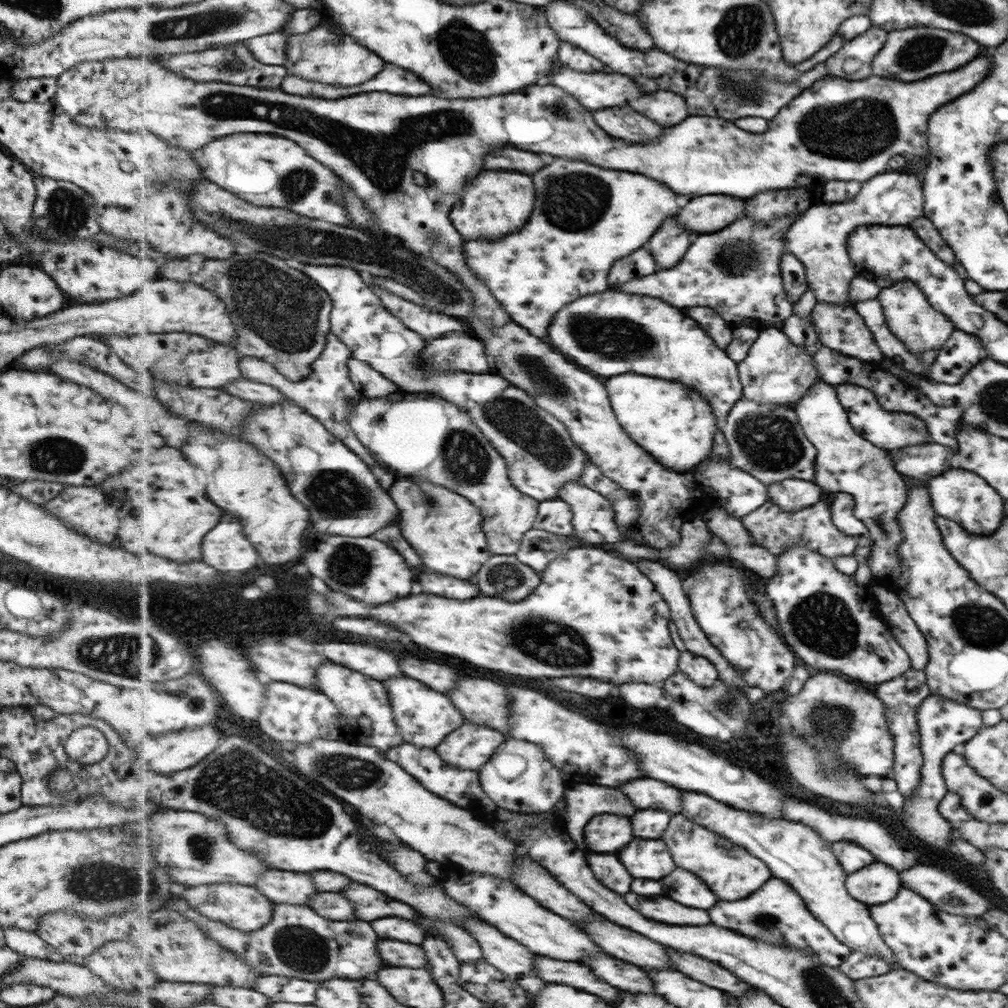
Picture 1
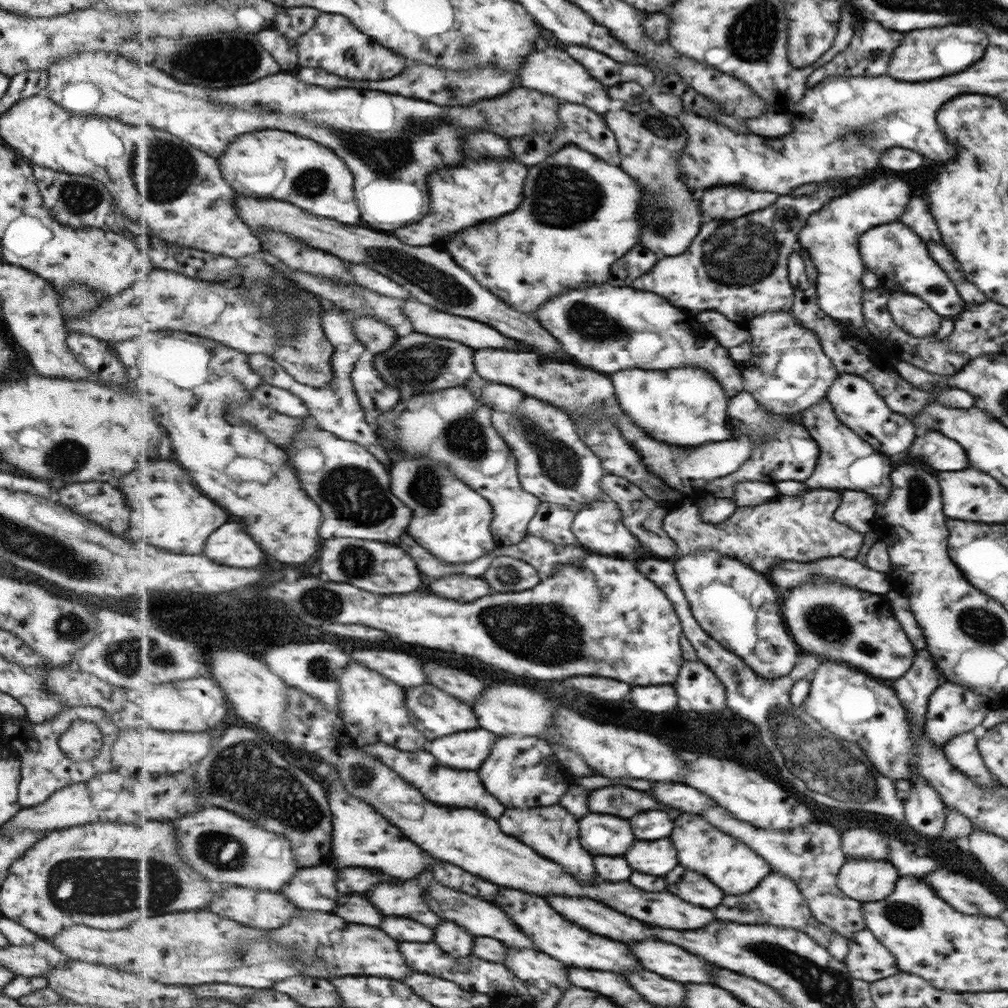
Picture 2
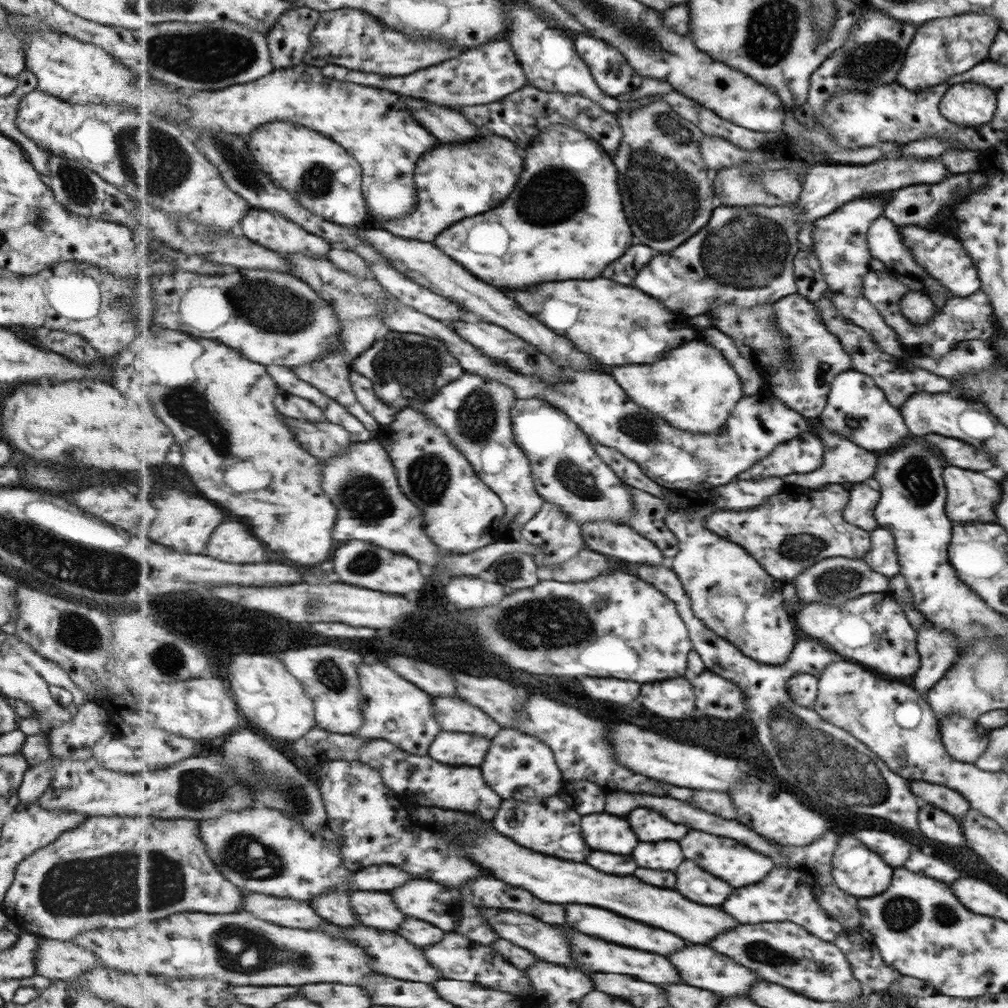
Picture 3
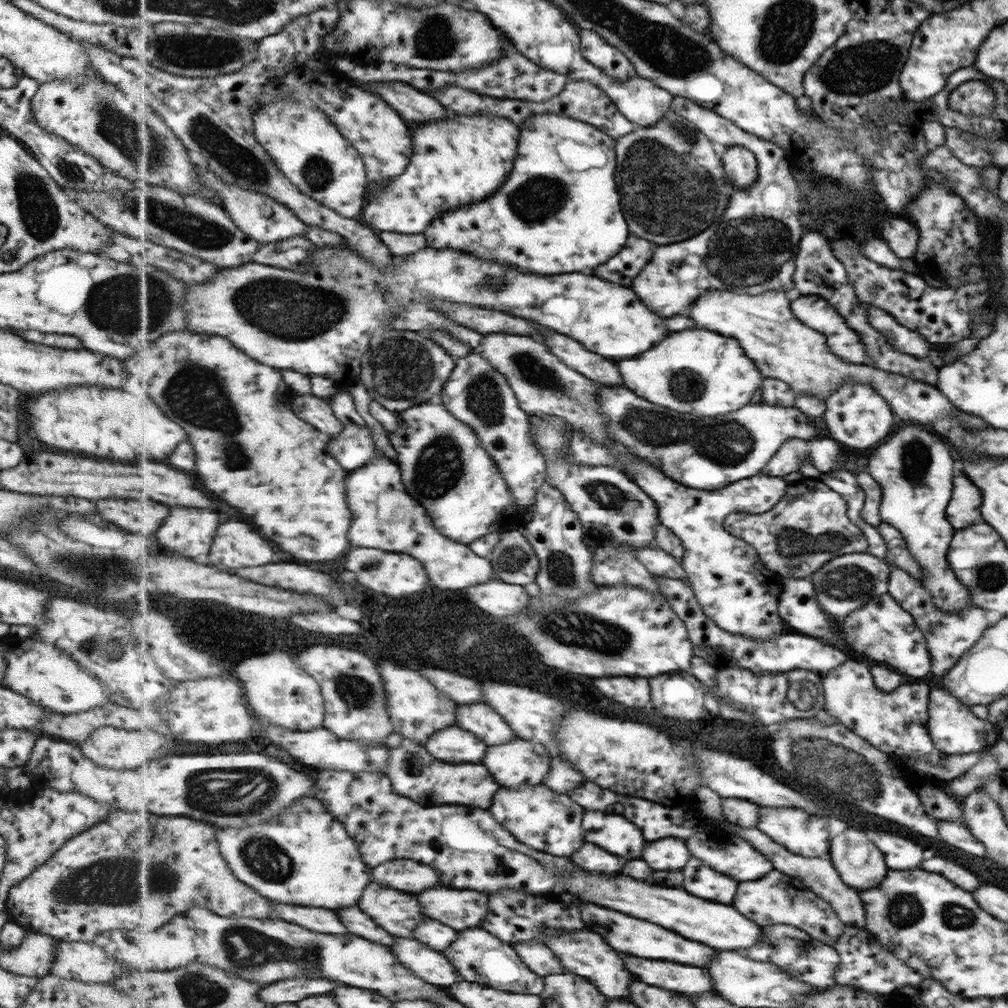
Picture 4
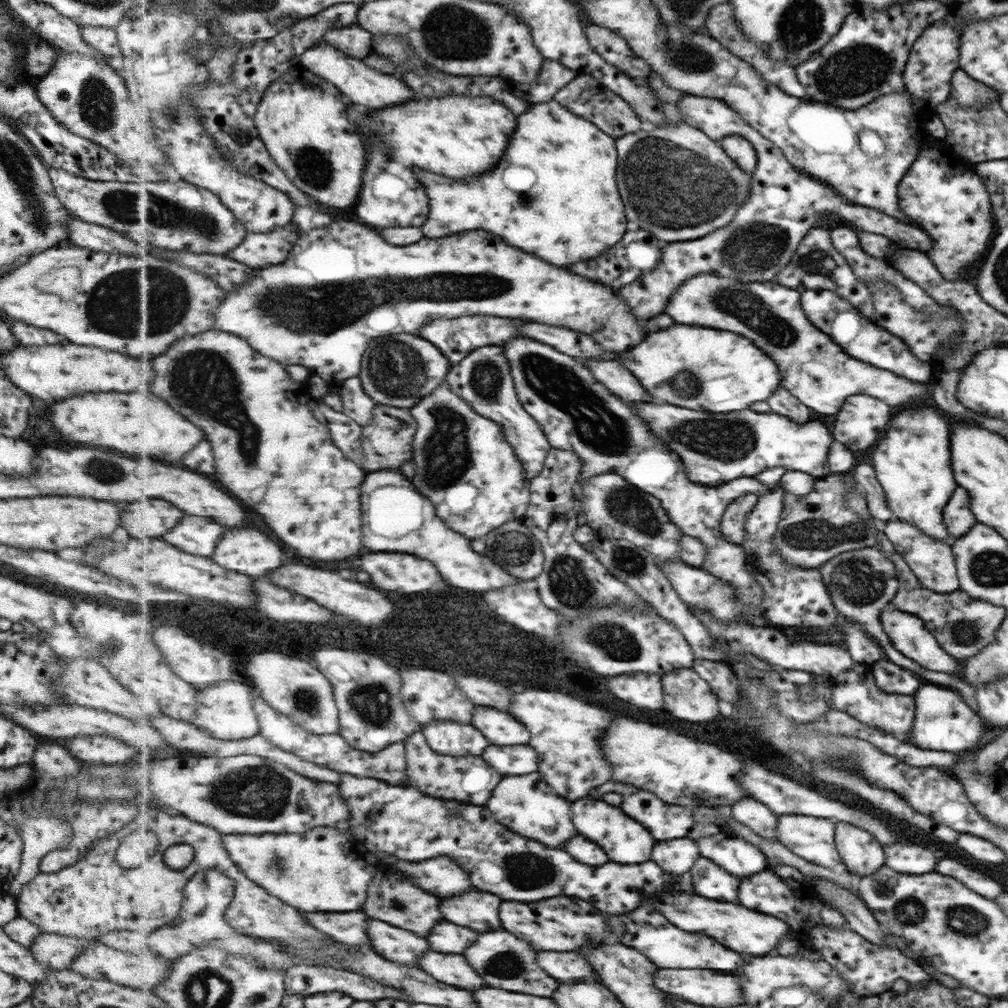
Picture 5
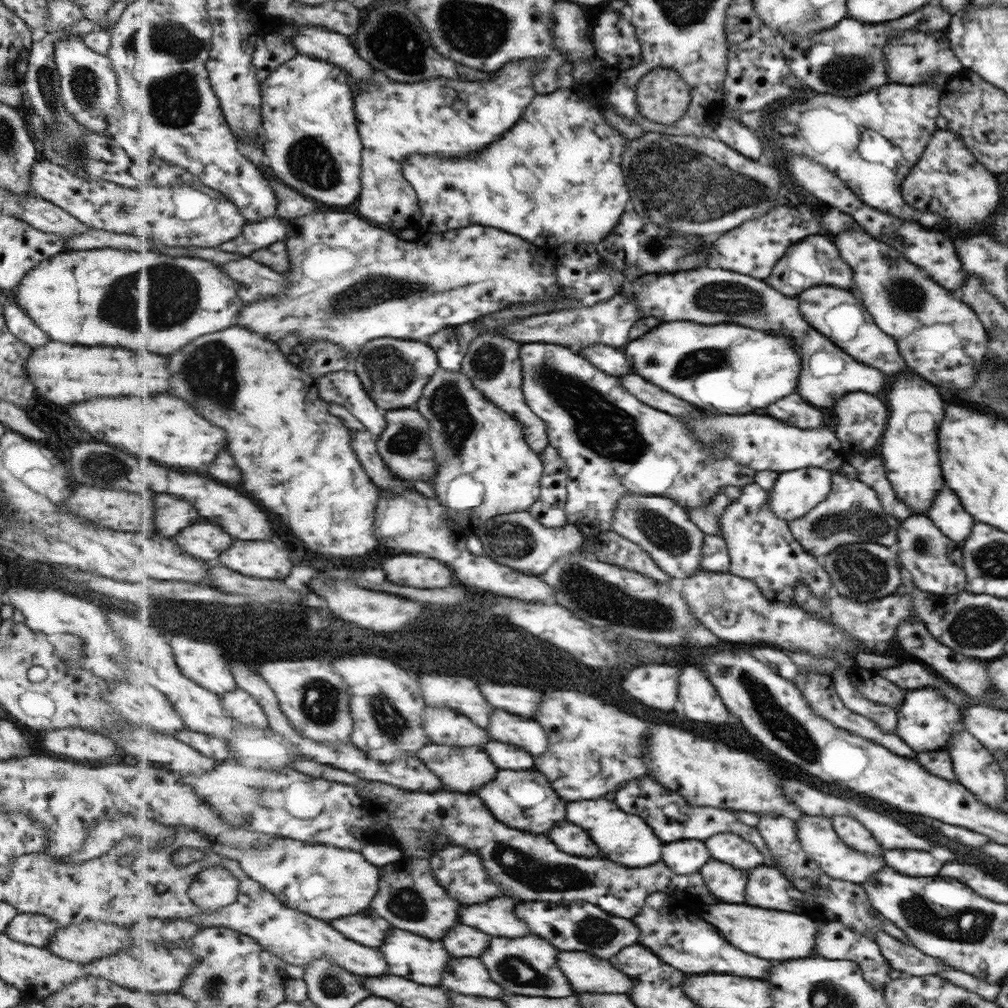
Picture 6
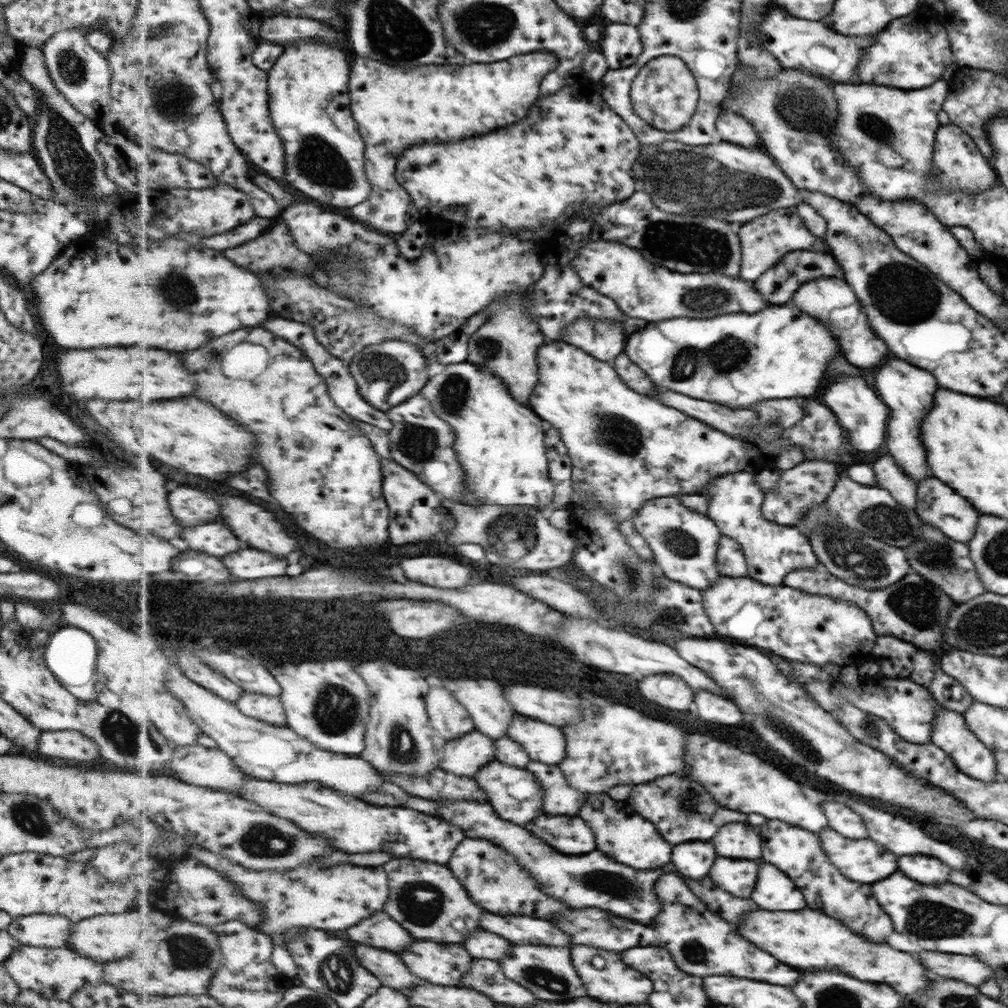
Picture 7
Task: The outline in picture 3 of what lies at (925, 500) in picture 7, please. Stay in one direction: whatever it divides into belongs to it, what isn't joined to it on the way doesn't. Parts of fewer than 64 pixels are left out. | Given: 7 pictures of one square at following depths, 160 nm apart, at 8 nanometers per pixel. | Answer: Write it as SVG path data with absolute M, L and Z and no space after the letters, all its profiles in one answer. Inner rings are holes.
M947 465L947 468L942 470L943 478L946 487L946 516L955 523L993 523L995 522L995 513L993 506L997 506L999 502L1001 488L997 480L987 478L979 472L971 472Z

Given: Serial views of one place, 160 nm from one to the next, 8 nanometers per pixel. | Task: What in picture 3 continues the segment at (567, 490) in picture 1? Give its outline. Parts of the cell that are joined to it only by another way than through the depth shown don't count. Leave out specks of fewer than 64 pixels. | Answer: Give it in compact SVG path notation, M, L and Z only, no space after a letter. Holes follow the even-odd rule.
M596 520L582 523L582 531L587 548L607 556L615 556L615 559L625 562L635 562L636 568L640 565L670 565L670 561L663 551L651 542L646 536L639 534L632 526L617 524L614 520Z

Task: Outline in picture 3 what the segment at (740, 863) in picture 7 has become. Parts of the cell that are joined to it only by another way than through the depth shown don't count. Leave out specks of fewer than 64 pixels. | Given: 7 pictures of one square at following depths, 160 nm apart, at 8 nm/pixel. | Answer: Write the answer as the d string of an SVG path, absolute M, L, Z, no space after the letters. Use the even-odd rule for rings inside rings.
M685 860L675 870L675 874L677 874L677 890L683 892L683 896L687 896L689 900L695 900L699 904L719 906L733 894L731 884L711 876L691 860Z

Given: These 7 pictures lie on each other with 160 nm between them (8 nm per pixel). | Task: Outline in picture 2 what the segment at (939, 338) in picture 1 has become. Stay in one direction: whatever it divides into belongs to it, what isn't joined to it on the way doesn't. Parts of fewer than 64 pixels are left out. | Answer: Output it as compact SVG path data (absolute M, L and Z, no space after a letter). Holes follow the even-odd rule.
M890 291L887 310L892 316L893 322L915 338L934 334L941 322L938 313L931 309L922 297L911 293Z

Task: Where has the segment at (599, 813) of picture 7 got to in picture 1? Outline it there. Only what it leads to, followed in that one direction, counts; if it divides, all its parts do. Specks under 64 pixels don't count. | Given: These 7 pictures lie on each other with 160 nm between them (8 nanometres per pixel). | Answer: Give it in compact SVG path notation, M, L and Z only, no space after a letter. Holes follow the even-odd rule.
M599 814L585 828L585 842L595 852L619 852L633 838L631 820L617 814Z

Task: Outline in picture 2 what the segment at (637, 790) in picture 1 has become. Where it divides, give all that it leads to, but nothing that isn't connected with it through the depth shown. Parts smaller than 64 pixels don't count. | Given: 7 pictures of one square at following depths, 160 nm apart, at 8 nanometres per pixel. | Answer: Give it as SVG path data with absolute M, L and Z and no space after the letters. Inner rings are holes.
M655 782L651 796L655 796L665 806L685 813L701 814L709 807L719 805L716 800L709 798L708 794L703 794L697 788L676 782Z

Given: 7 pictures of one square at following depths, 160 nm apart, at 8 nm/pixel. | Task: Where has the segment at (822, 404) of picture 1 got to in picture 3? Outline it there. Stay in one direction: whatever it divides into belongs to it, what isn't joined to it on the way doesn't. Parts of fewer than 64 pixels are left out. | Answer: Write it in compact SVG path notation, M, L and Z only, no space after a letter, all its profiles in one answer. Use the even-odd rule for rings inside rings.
M821 424L817 428L818 439L822 441L822 447L825 449L825 458L823 464L815 471L805 474L794 474L783 477L782 479L790 486L799 486L803 488L819 488L827 484L839 484L850 486L858 482L871 482L873 473L877 466L877 456L873 452L863 450L858 444L847 440L845 437L831 432Z

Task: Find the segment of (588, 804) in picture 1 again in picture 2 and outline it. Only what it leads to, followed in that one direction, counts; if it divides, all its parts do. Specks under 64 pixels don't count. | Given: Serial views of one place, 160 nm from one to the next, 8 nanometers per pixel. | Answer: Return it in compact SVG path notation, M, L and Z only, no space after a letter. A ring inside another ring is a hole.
M607 786L601 790L595 790L589 798L591 802L591 812L599 812L599 814L615 814L621 818L633 818L639 812L645 810L667 810L671 812L673 820L678 819L682 814L680 810L674 808L665 808L661 806L655 798L651 798L647 792L639 792L633 788L625 788L625 786Z

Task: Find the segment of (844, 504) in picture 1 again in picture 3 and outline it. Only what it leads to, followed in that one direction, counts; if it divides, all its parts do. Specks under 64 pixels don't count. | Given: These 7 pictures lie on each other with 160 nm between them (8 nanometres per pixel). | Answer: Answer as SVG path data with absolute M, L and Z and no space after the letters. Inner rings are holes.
M858 482L847 487L847 499L842 516L857 528L867 532L878 527L873 516L875 505L880 497L879 491L871 482Z

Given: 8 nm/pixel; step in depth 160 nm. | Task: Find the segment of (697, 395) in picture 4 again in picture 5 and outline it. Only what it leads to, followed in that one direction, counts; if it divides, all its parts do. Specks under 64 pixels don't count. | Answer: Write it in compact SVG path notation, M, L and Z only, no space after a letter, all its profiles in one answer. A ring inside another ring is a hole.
M677 324L669 330L649 333L634 350L621 352L617 358L622 365L631 369L655 401L697 411L728 414L747 410L753 402L767 402L782 386L778 364L752 340L727 330Z

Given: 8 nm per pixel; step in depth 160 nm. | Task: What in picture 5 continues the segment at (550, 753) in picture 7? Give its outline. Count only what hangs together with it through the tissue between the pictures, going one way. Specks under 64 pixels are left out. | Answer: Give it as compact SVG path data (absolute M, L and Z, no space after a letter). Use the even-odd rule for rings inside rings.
M477 705L472 722L495 746L531 744L532 734L513 715L497 708Z

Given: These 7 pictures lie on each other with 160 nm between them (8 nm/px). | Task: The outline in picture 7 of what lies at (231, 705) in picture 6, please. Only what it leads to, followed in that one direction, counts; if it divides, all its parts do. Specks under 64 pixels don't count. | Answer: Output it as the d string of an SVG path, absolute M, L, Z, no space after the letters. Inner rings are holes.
M245 693L235 703L245 716L267 721L274 725L286 725L287 715L283 699L271 697L269 694Z

